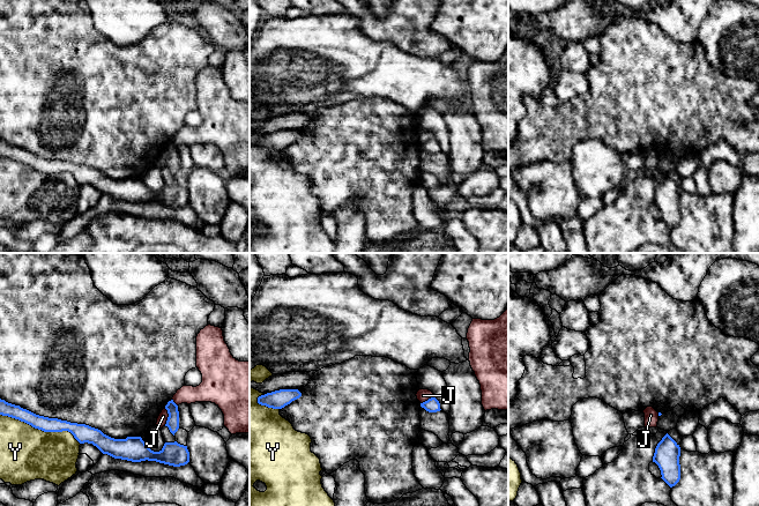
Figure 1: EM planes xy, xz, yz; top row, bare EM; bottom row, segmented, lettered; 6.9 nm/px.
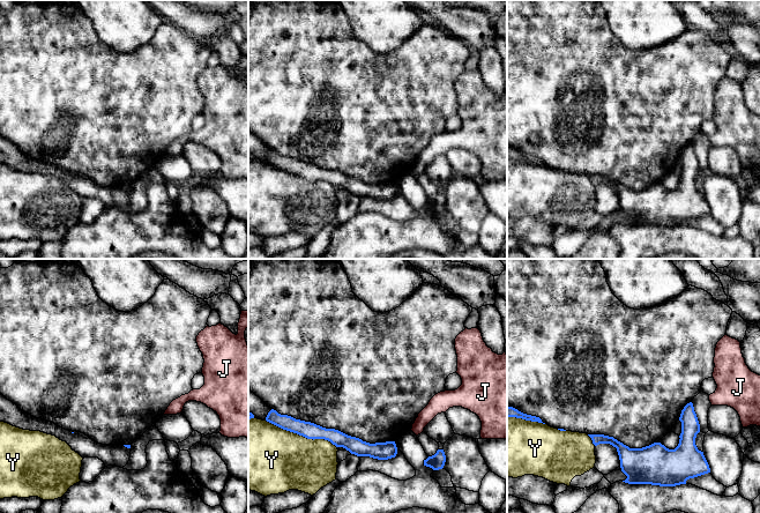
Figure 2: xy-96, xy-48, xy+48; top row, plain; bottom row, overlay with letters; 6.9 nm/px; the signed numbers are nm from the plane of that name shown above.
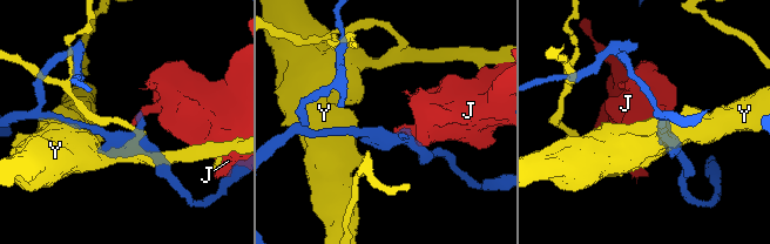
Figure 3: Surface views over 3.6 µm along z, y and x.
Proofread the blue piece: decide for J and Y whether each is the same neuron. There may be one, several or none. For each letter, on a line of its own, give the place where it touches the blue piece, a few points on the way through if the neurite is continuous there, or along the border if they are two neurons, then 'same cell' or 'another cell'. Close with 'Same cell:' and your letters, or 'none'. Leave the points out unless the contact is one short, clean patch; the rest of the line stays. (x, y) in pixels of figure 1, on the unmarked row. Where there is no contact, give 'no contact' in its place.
J: meets blue in xy at (168, 158); border along xy (164, 149), (168, 155), (165, 166); another cell
Y: meets blue in xy at (41, 170); another cell
Same cell: none

